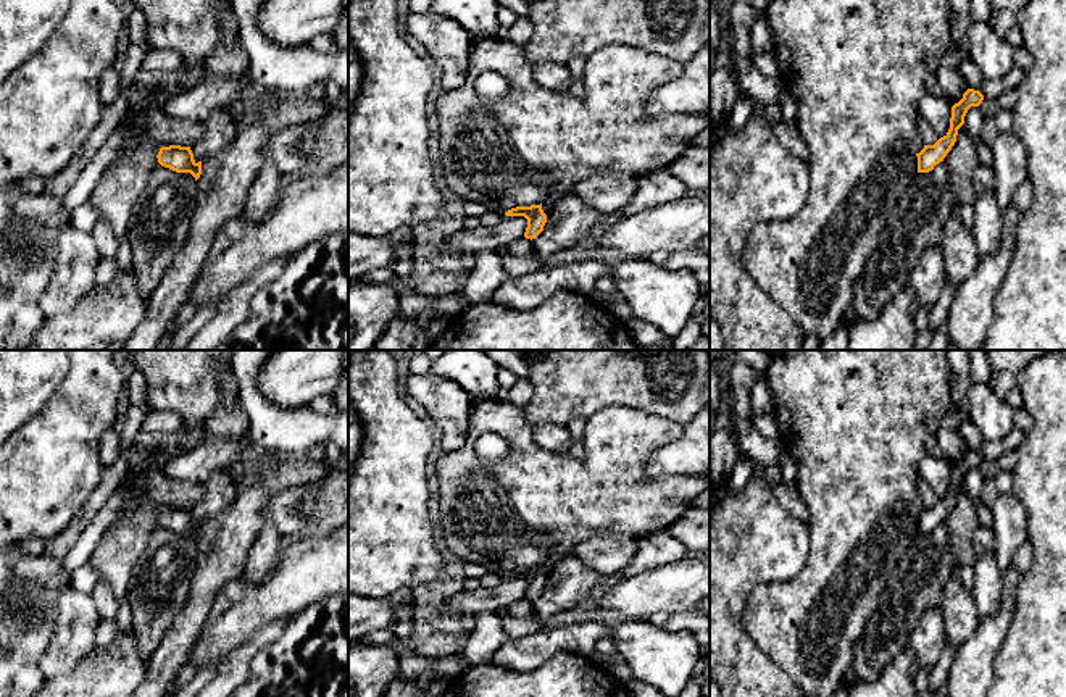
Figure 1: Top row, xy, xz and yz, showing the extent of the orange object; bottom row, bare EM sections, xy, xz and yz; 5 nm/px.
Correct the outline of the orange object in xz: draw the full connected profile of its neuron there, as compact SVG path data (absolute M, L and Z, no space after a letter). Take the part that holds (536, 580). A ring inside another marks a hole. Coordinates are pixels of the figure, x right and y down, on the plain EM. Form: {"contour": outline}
{"contour": "M531 566L531 568L516 568L505 574L506 578L524 578L527 581L527 589L524 594L526 600L535 600L547 584L547 576L542 571L540 566Z"}

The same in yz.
{"contour": "M968 450L963 460L951 468L950 490L940 499L934 507L924 507L924 510L916 515L918 518L918 534L929 534L935 526L943 523L947 515L956 503L958 490L964 486L964 478L971 468L979 468L984 457L979 452Z"}

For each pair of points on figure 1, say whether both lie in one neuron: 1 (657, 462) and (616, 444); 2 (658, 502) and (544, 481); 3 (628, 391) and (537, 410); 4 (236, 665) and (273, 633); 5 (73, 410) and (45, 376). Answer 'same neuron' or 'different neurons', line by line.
1: different neurons
2: same neuron
3: same neuron
4: same neuron
5: different neurons

